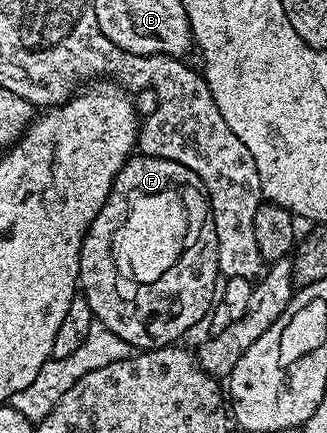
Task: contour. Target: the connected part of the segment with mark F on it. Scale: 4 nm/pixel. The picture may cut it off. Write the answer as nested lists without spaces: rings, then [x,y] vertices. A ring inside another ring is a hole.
[[[142,154],[132,155],[111,183],[109,198],[105,198],[105,206],[101,206],[101,210],[93,218],[81,246],[77,284],[81,295],[89,302],[92,317],[113,330],[113,334],[130,344],[132,349],[166,348],[182,341],[179,339],[194,324],[202,325],[208,319],[217,300],[217,285],[220,280],[217,226],[213,222],[211,200],[203,189],[201,178],[197,178],[193,170],[181,166],[181,162]],[[179,224],[183,224],[183,230],[175,232],[175,240],[179,240],[175,258],[157,278],[137,280],[125,276],[127,270],[141,270],[143,242],[165,240],[165,226]]]

